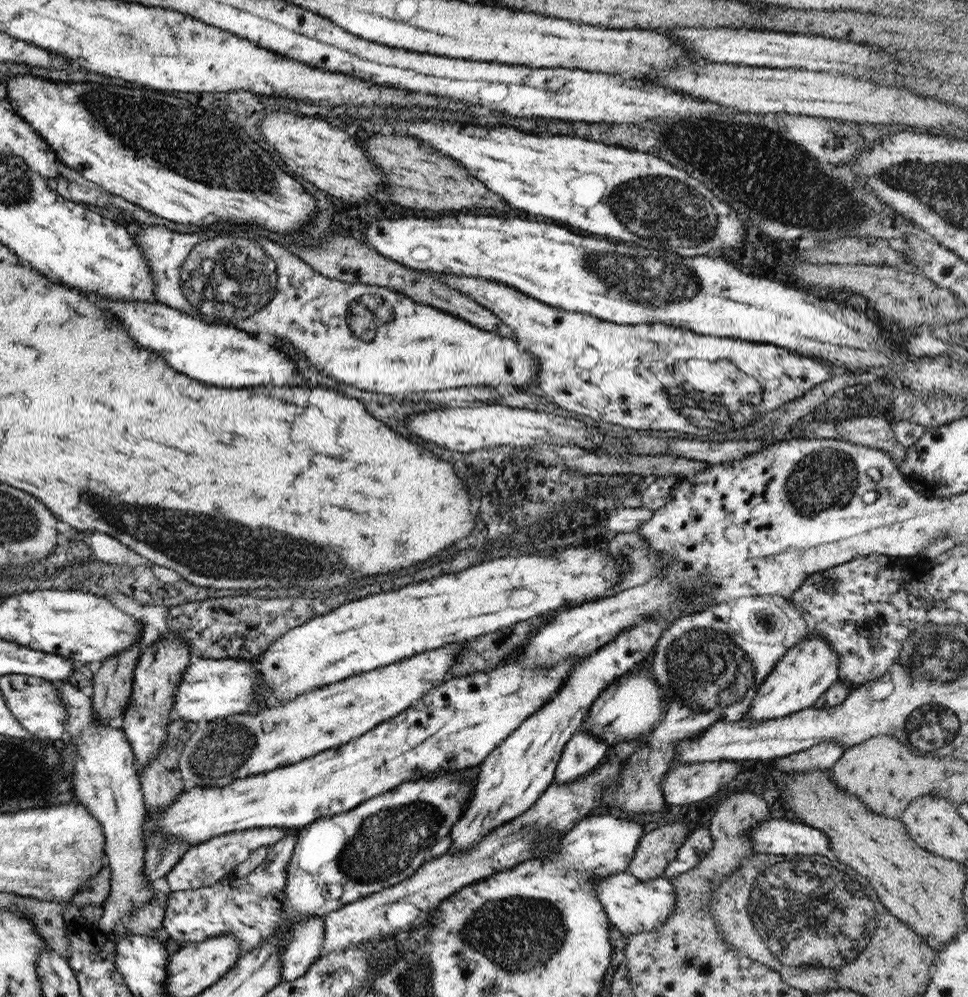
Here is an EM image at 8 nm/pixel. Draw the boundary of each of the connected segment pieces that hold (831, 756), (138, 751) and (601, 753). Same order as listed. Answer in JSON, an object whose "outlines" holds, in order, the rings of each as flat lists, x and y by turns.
{"outlines":[[[822,742,807,750,788,754,773,762,774,768,785,772,791,770,813,770,814,768,830,768,839,760,846,748,836,742]],[[170,630,171,636,159,636,143,650,136,662,133,674,130,701,117,725,123,731,134,756,134,767,141,770,158,752,163,752,166,729,170,723,170,712,174,705,174,692,182,679,182,672,189,665,189,651,178,632]],[[577,730,563,745,552,783,570,783,588,773,603,760,608,747,604,740,595,738,586,730]]]}

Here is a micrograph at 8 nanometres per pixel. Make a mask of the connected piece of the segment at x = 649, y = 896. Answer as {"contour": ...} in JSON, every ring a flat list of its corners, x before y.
{"contour":[[616,872,590,883,608,921,625,936,656,930,674,909,674,888,663,876,640,881,628,872]]}

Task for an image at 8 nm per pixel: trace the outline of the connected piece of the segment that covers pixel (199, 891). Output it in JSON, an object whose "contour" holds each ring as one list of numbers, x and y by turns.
{"contour":[[289,828,288,834,268,847,261,864,243,878,228,875,208,887,170,892,162,920,163,930,181,946,197,944,219,935,234,936,239,941,237,958,257,944,277,937,282,940,277,947,281,980,293,981,303,976,321,953,324,930,323,919,319,916,294,920,282,910,286,866,295,846,296,832,297,829]]}

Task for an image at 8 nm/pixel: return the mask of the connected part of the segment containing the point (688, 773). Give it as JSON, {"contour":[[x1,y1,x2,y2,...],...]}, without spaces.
{"contour":[[712,761,677,765,667,771,661,783,661,792,666,804,677,810,683,805,688,805,698,800,711,797,721,786,729,784,741,770,737,761]]}

